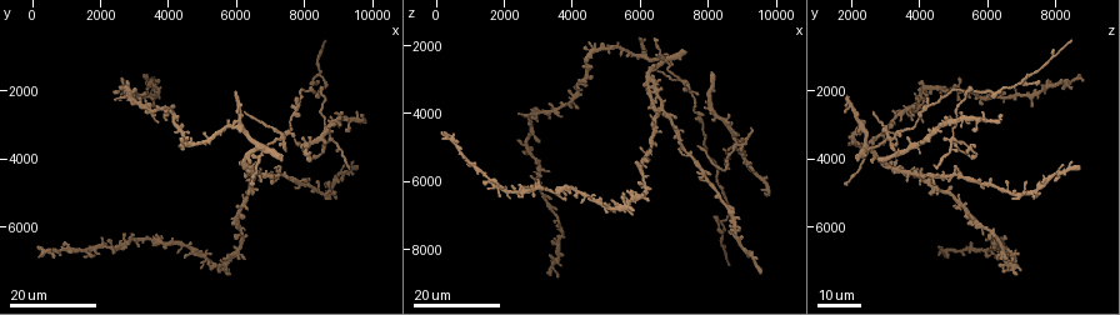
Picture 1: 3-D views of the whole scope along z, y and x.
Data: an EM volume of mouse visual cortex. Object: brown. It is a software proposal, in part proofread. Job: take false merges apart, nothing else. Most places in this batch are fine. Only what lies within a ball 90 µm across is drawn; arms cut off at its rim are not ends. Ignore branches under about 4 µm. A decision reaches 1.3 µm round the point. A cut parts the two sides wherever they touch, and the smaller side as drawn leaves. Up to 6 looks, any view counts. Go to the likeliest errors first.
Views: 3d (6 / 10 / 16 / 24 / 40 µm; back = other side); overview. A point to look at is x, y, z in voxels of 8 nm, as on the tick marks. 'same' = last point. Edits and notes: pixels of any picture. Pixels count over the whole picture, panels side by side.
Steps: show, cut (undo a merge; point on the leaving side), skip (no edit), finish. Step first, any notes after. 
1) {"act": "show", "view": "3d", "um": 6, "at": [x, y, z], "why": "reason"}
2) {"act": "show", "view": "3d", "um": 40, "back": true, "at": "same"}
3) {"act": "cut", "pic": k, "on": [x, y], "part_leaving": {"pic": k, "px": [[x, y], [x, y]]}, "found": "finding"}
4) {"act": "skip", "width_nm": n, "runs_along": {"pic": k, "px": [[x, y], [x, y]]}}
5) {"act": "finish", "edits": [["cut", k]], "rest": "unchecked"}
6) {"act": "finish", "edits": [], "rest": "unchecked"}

{"act": "show", "view": "3d", "um": 16, "at": [8800, 3400, 5000], "why": "four or more arms meet"}

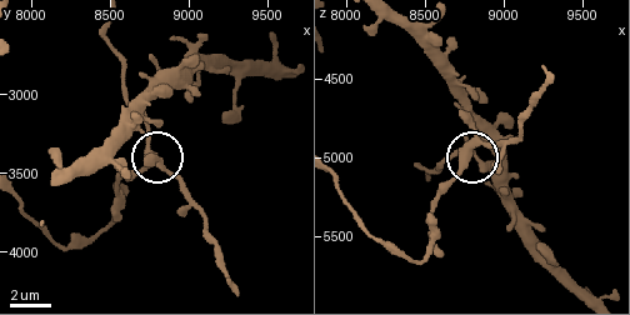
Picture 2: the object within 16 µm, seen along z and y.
{"act": "show", "view": "3d", "um": 6, "at": "same", "why": "zoom in"}

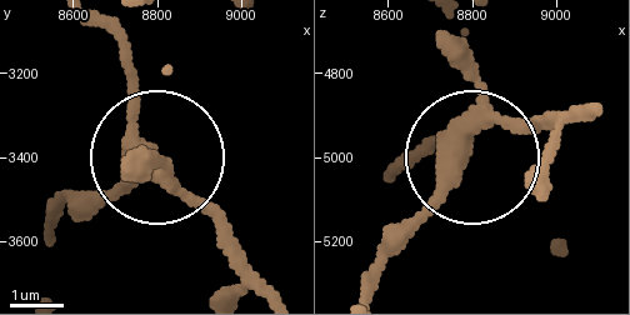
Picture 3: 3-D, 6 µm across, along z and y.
{"act": "skip", "width_nm": 380, "found": "one neuron here"}

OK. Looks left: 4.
{"act": "show", "view": "3d", "um": 24, "at": [8400, 1500, 7200], "why": "side arm on a straight run"}

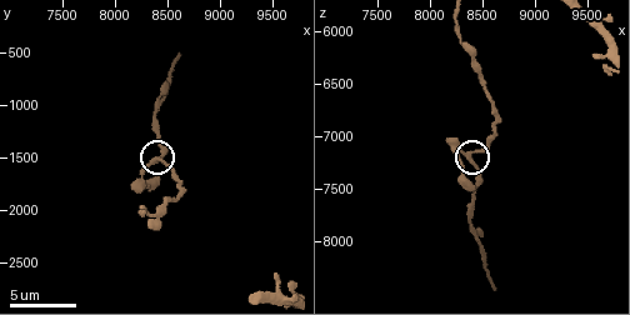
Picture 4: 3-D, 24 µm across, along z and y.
{"act": "show", "view": "3d", "um": 6, "at": [8380, 1540, 7180]}

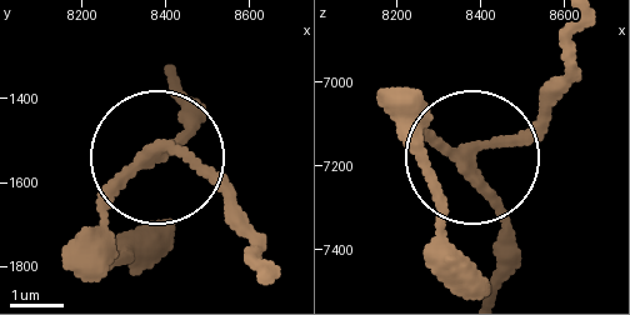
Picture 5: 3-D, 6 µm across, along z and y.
{"act": "skip", "runs_along": {"pic": 5, "px": [[578, 20], [573, 74], [510, 136], [443, 145], [380, 91]]}, "found": "continuous, no second neuron"}

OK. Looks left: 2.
{"act": "show", "view": "3d", "um": 16, "at": [6800, 3700, 2500], "why": "looks like a crossing"}

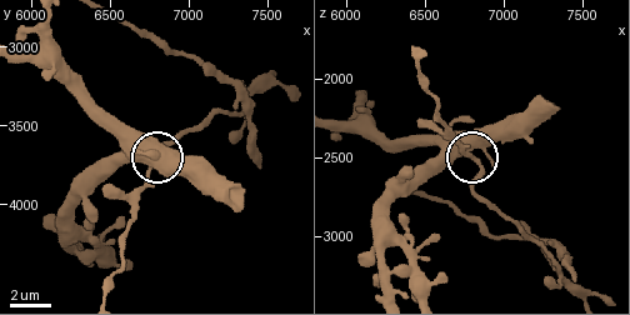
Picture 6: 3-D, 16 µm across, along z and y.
{"act": "show", "view": "3d", "um": 6, "at": "same"}

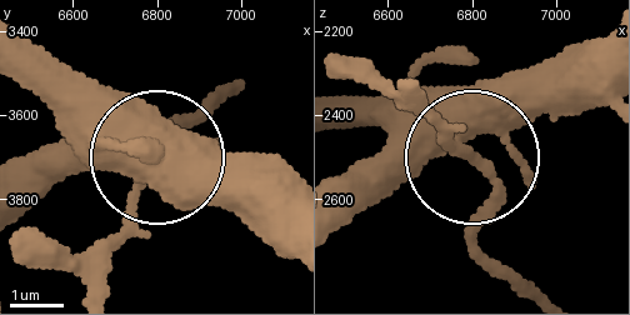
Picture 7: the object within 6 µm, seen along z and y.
{"act": "skip", "found": "continuous, no second neuron"}

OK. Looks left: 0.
{"act": "finish", "edits": [], "rest": "unchecked"}

